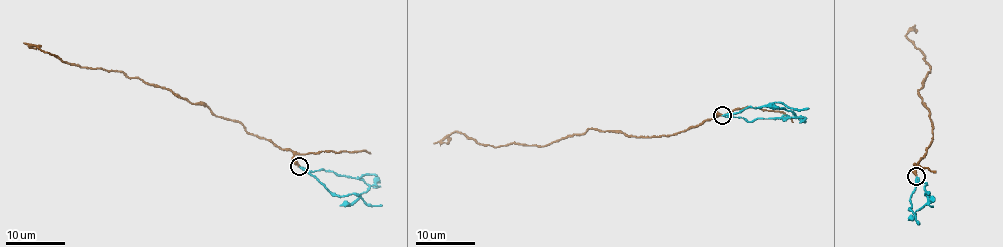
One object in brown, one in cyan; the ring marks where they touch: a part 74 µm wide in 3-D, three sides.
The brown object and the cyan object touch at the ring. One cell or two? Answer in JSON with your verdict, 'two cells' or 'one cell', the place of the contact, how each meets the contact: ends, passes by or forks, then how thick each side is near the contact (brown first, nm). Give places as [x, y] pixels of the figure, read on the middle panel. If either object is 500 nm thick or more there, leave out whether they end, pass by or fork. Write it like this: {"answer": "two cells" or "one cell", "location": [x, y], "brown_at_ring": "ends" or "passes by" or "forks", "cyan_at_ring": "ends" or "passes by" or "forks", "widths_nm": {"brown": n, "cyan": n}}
{"answer": "two cells", "location": [722, 115], "brown_at_ring": "ends", "cyan_at_ring": "ends", "widths_nm": {"brown": 300, "cyan": 200}}

